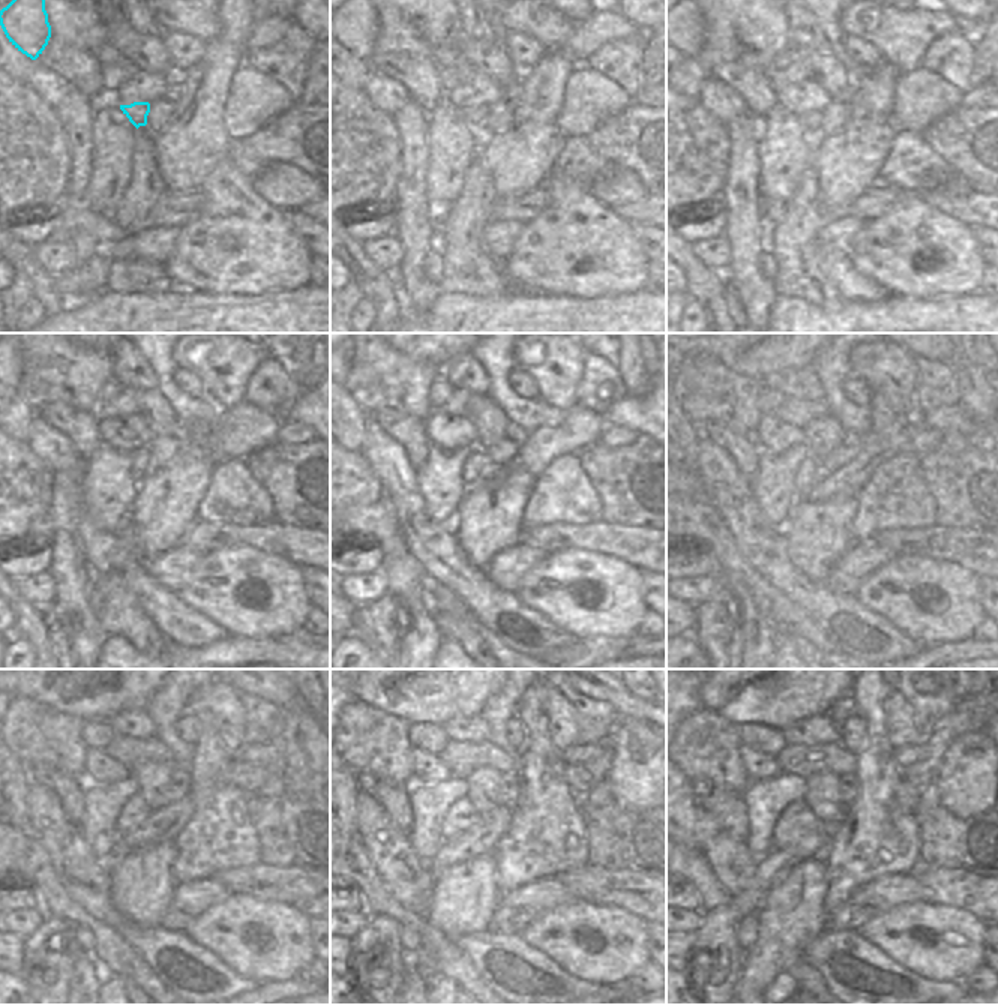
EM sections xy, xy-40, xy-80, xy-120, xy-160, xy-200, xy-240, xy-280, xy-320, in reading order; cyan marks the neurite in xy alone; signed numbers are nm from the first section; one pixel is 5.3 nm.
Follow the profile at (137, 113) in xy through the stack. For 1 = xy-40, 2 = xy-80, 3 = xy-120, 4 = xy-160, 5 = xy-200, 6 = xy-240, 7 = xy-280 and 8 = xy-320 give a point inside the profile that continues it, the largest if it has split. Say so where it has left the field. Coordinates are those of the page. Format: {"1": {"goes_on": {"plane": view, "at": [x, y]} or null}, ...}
{"1": {"goes_on": {"plane": "xy-40", "at": [474, 117]}}, "2": {"goes_on": {"plane": "xy-80", "at": [812, 120]}}, "3": {"goes_on": {"plane": "xy-120", "at": [141, 462]}}, "4": {"goes_on": {"plane": "xy-160", "at": [476, 465]}}, "5": {"goes_on": {"plane": "xy-200", "at": [809, 471]}}, "6": {"goes_on": {"plane": "xy-240", "at": [135, 810]}}, "7": {"goes_on": {"plane": "xy-280", "at": [462, 815]}}, "8": {"goes_on": {"plane": "xy-320", "at": [797, 819]}}}

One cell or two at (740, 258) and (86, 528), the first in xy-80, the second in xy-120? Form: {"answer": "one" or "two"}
{"answer": "two"}

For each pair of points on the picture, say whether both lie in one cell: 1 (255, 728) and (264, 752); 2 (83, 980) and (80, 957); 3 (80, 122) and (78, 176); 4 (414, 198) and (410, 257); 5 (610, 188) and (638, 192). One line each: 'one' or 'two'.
1: two
2: one
3: one
4: one
5: one

